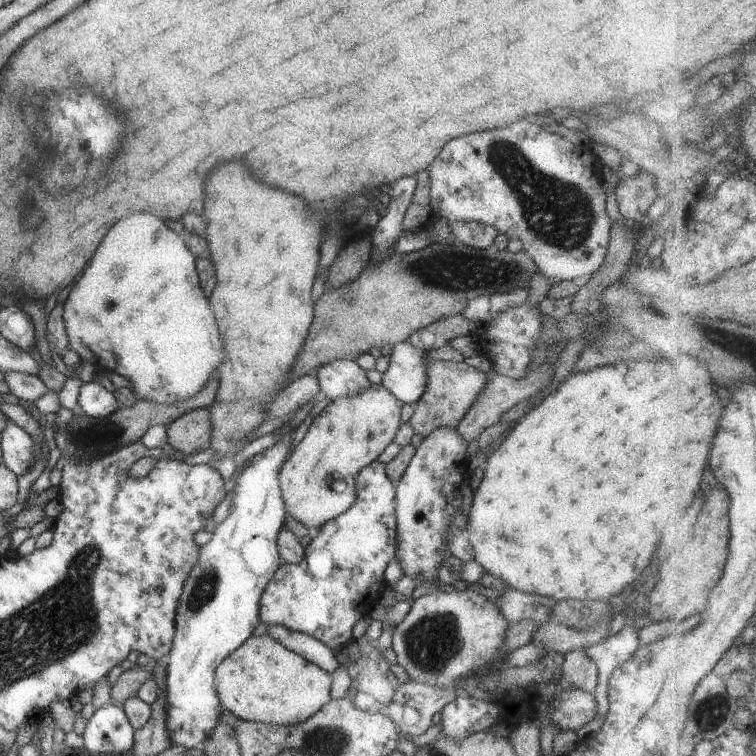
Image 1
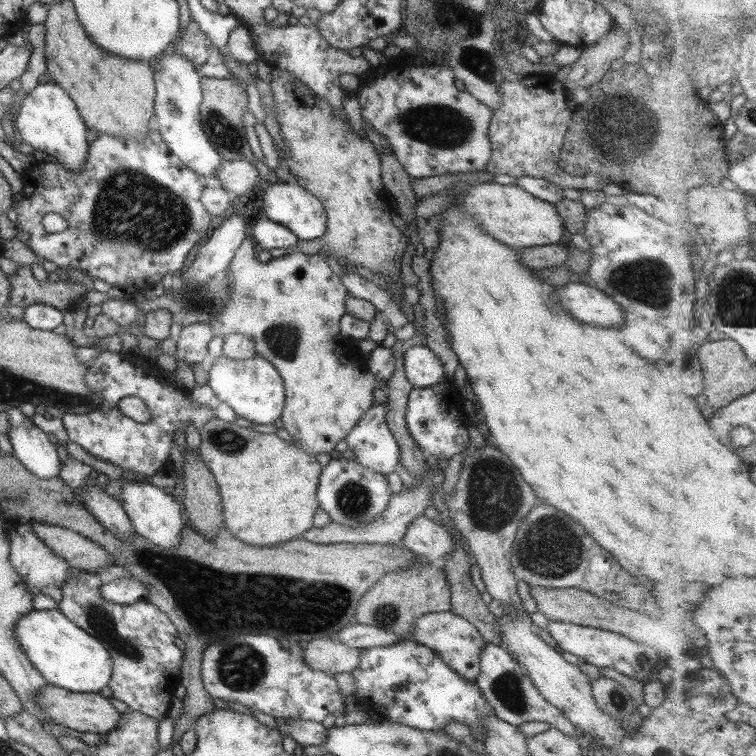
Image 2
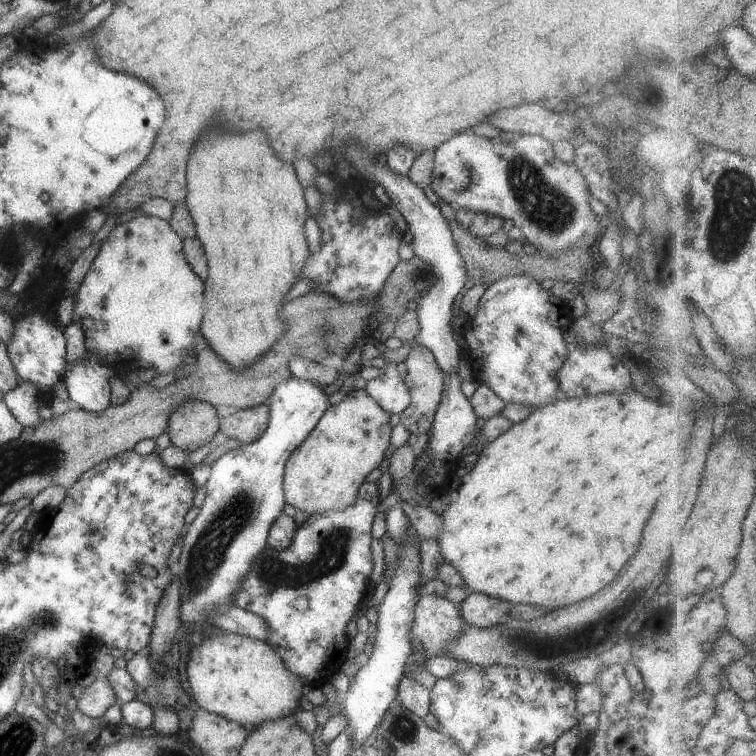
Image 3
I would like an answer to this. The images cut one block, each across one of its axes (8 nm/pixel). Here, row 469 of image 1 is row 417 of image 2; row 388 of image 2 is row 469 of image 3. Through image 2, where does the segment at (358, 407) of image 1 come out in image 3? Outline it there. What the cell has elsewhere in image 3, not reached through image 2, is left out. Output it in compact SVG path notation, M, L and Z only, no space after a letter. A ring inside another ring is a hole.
M352 389L338 404L329 405L307 438L285 461L282 476L285 504L308 515L351 506L359 486L379 466L388 450L389 416L363 389Z

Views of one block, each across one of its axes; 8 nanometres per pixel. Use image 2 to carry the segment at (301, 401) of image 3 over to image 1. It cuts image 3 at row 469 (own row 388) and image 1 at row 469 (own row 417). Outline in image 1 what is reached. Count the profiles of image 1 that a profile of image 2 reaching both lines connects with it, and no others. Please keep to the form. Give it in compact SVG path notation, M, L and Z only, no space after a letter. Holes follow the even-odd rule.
M281 435L264 450L249 458L243 464L235 481L230 481L232 491L231 508L227 516L215 524L211 538L198 548L196 562L191 566L183 582L176 605L174 634L171 649L166 657L166 728L169 739L174 744L187 749L200 748L208 733L219 723L223 708L219 705L214 688L214 673L223 658L236 650L252 633L258 624L258 601L275 573L282 564L279 557L276 537L283 526L285 506L280 492L278 473L291 450L293 437Z

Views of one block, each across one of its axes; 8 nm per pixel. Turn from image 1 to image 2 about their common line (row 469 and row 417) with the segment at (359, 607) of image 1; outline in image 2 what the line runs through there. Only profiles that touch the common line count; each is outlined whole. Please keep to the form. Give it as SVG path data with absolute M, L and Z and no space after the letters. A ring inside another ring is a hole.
M371 404L371 409L357 421L351 432L344 438L347 448L354 454L354 461L369 470L382 475L393 473L393 468L399 464L399 449L393 435L389 432L385 421L387 404Z

